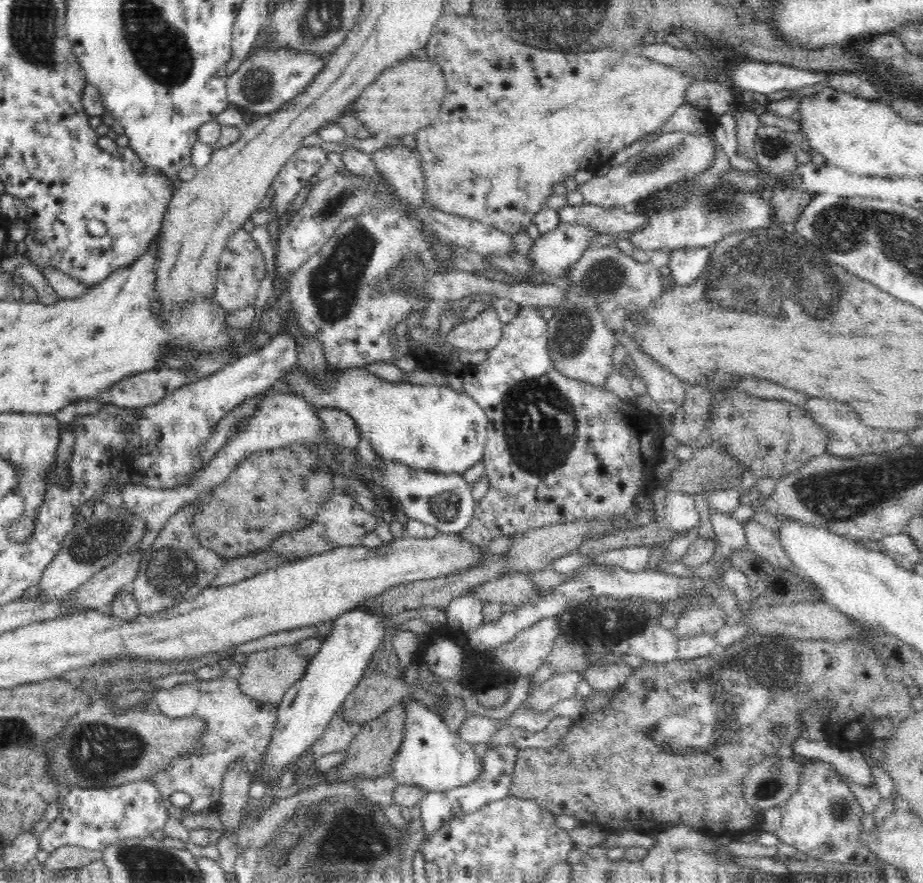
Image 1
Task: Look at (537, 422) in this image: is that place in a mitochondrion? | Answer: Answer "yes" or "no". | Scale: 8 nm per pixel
yes

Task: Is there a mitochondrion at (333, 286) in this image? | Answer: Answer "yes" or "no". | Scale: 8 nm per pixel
yes

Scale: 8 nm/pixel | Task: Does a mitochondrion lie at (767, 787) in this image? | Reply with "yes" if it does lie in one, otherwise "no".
yes

